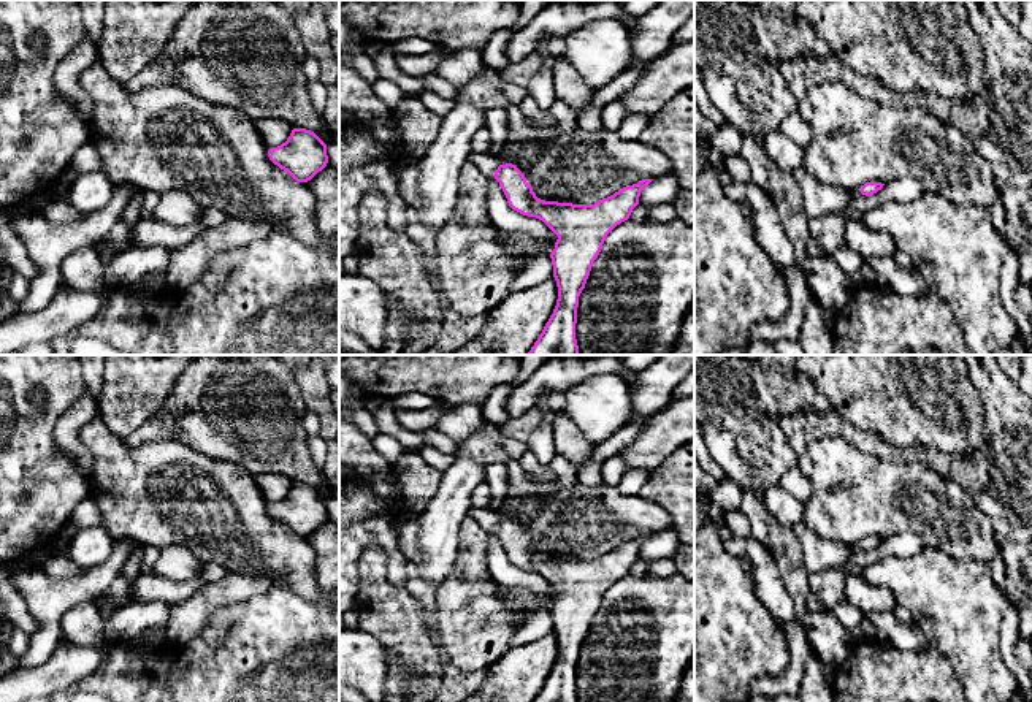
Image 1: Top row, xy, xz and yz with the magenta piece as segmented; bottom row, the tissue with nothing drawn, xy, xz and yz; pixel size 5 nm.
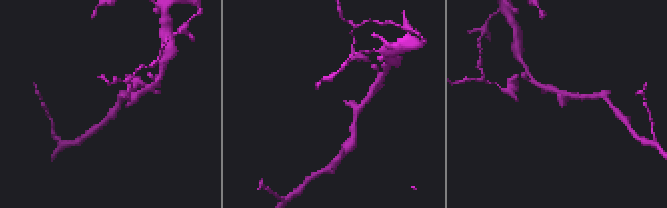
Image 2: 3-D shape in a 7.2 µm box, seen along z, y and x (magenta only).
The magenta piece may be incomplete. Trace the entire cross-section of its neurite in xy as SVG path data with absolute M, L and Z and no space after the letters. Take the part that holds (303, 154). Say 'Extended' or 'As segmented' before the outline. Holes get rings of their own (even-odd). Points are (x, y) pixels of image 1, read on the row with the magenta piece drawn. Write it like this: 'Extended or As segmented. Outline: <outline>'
As segmented. Outline: M293 128L285 143L268 151L268 157L296 182L311 181L328 163L327 144L306 128Z

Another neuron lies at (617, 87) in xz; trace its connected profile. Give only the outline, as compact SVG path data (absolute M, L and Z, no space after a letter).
M645 62L642 65L633 67L631 70L618 74L607 86L596 89L594 103L579 116L579 125L587 130L602 128L604 106L623 97L633 87L637 78L648 68L650 63L652 62Z

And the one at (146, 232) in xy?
M140 219L130 227L130 244L136 247L154 247L162 246L168 249L179 249L193 241L198 235L208 228L200 222L178 227L160 220Z

